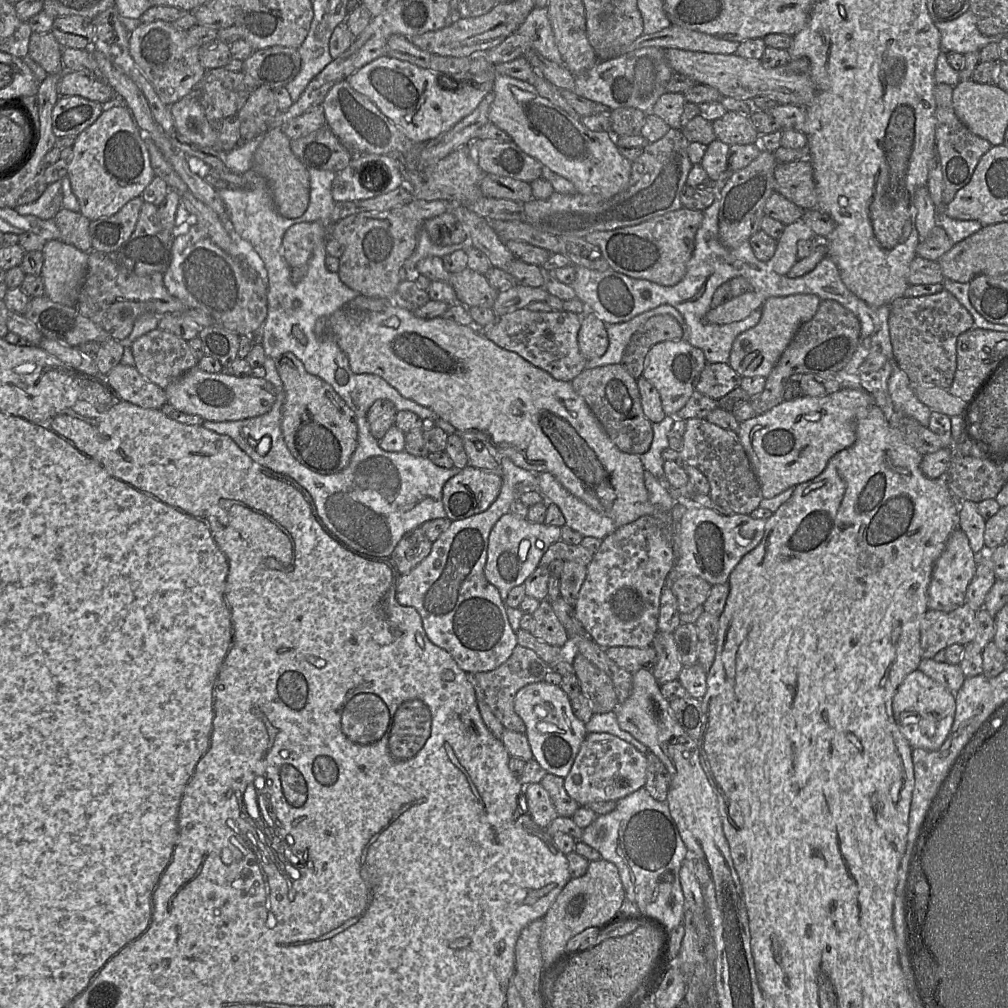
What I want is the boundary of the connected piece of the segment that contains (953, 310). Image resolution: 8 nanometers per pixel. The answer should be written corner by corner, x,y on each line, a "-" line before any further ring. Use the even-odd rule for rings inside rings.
944,289
932,295
896,299
891,303
888,326
895,360
909,380
946,390
957,367
957,339
969,329
977,328
967,309

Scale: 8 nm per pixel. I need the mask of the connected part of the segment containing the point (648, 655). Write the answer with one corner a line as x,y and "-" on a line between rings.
615,646
605,648
606,655
613,660
619,667
630,673
640,669
652,671
657,655
652,646
648,647
625,647

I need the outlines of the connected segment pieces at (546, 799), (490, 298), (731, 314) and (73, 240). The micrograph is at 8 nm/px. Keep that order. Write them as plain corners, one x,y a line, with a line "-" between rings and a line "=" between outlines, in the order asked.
530,783
524,786
528,813
533,821
545,829
558,817
558,813
548,791
540,783
=
468,267
451,274
449,284
455,291
457,303
467,309
471,307
492,309
499,292
490,286
484,275
=
751,291
731,299
717,308
710,309
705,315
705,320
707,323
718,325
738,322
761,308
765,300
761,295
=
61,208
53,219
60,232
60,240
87,253
93,250
89,233
90,220
81,212

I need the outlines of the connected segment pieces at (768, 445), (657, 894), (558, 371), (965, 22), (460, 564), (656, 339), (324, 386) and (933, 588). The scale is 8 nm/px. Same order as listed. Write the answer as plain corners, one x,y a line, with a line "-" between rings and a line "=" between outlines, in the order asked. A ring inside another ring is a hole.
842,388
826,396
801,396
791,401
784,400
766,413
741,422
737,435
760,482
763,497
773,498
821,474
830,458
855,442
857,413
873,404
874,398
864,389
=
642,787
616,801
616,807
608,814
598,817
583,830
581,841
595,848
601,858
614,863
625,889
626,898
635,902
640,912
660,920
669,931
683,923
685,898
680,883
680,870
689,856
666,802
657,801
=
519,309
496,317
481,332
502,349
514,352
532,365
546,371
554,379
571,382
584,369
587,360
578,346
582,315
567,311
534,312
=
971,10
952,21
934,23
940,32
942,51
967,54
979,52
989,43
998,43
1003,35
985,36
977,28
=
499,456
502,487
496,500
479,514
453,521
436,541
429,555
409,573
402,574
396,588
396,600
404,606
414,607
422,620
426,635
432,643
446,650
466,673
486,672
504,663
518,645
516,632
509,623
506,604
499,590
485,576
488,539
491,529
501,516
510,511
513,502
526,491
537,490
538,474
516,466
509,458
=
653,316
633,334
621,364
637,380
643,375
645,358
652,346
664,341
680,340
684,340
683,330
673,316
=
291,352
277,357
275,367
284,389
281,431
288,450
300,464
318,474
342,471
358,443
354,412
328,383
309,374
=
959,527
955,528
933,566
928,587
928,609
950,612
966,603
966,591
976,572
977,558
967,535

